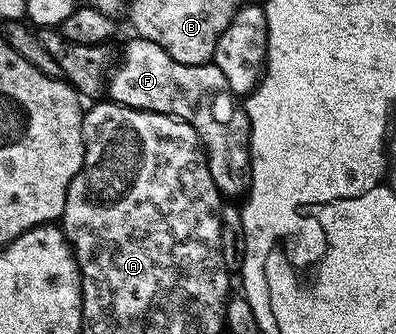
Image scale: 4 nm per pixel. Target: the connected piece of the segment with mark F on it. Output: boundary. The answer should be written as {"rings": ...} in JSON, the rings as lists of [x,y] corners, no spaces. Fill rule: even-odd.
{"rings":[[[134,36],[133,41],[129,41],[125,45],[125,50],[121,53],[121,62],[113,69],[113,74],[108,74],[107,77],[107,97],[108,100],[113,101],[117,105],[126,105],[132,109],[142,109],[148,113],[162,113],[168,117],[176,117],[178,121],[186,121],[189,126],[195,131],[195,135],[201,141],[201,147],[205,150],[205,158],[209,164],[209,170],[211,171],[211,179],[215,179],[215,187],[226,198],[237,197],[240,198],[247,189],[247,178],[249,176],[249,120],[245,114],[244,108],[239,104],[238,98],[234,94],[230,93],[225,80],[223,79],[223,71],[219,71],[219,67],[212,63],[208,65],[184,65],[179,63],[175,59],[171,59],[171,55],[167,55],[167,51],[163,51],[161,47],[155,43],[151,43],[147,39],[143,39],[139,36]]]}

